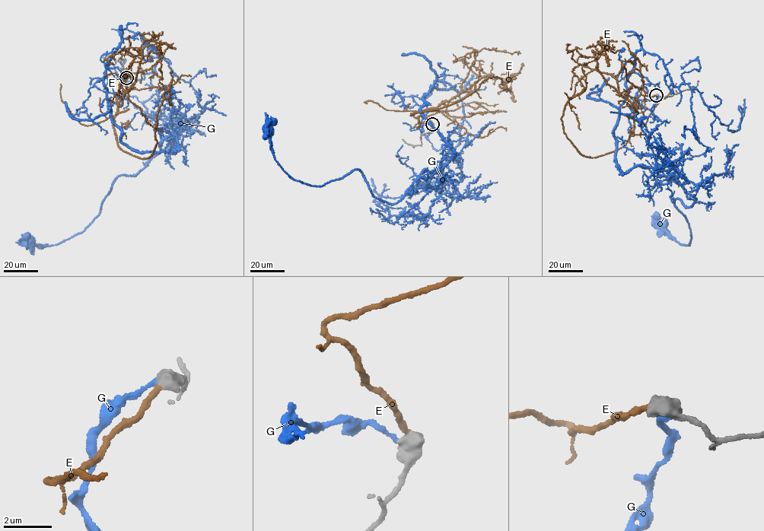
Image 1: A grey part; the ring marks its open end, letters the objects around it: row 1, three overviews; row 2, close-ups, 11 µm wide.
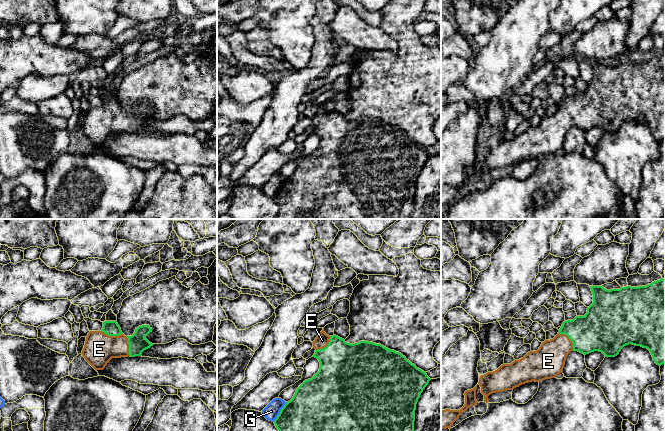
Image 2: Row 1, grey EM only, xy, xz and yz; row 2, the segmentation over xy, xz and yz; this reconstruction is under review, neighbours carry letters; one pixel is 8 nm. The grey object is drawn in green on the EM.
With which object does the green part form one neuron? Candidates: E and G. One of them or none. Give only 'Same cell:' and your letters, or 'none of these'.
Same cell: E

